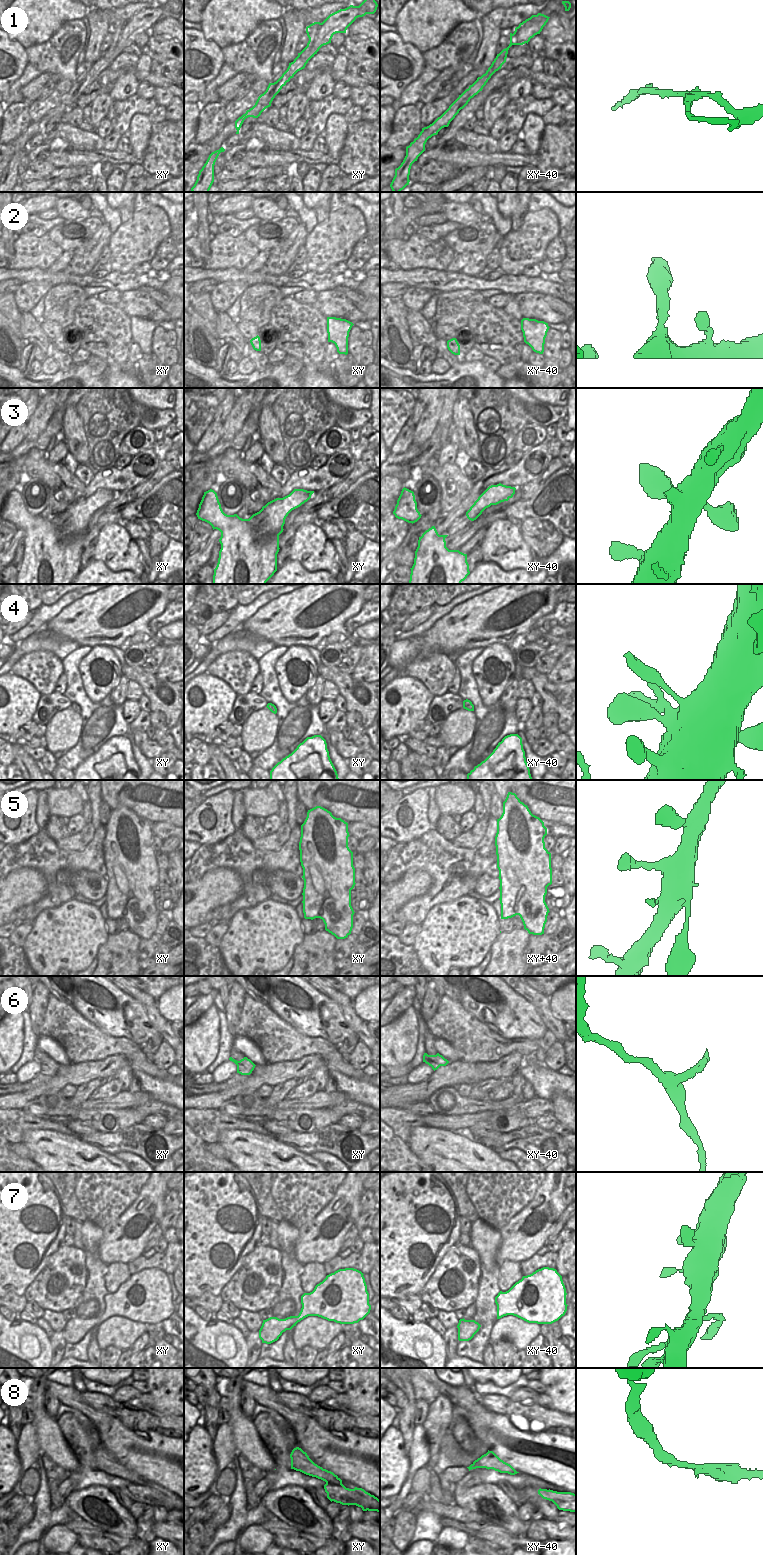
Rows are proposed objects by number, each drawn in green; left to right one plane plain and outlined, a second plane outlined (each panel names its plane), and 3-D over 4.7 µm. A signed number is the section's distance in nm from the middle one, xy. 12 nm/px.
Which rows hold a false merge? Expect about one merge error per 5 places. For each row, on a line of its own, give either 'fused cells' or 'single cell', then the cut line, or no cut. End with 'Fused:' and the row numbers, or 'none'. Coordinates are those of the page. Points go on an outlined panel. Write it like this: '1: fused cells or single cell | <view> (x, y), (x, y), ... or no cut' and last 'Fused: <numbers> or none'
1: fused cells | xy (321, 23), (310, 49), (310, 56), (303, 59)
2: single cell | no cut
3: single cell | no cut
4: single cell | no cut
5: single cell | no cut
6: single cell | no cut
7: single cell | no cut
8: fused cells | xy (349, 1489), (346, 1498), (333, 1497), (329, 1499)
Fused: 1, 8

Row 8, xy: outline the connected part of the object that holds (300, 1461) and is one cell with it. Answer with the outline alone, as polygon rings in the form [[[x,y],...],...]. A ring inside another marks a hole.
[[[296,1447],[290,1454],[291,1458],[291,1469],[300,1471],[306,1475],[316,1477],[326,1482],[324,1485],[325,1492],[327,1493],[328,1499],[340,1497],[347,1499],[347,1493],[349,1488],[340,1487],[337,1485],[338,1476],[333,1472],[323,1469],[322,1467],[315,1464],[301,1448]]]

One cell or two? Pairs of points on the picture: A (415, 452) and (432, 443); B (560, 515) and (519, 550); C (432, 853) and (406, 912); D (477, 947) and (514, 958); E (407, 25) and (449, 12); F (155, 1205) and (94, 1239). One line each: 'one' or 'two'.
A: one
B: two
C: one
D: two
E: one
F: two

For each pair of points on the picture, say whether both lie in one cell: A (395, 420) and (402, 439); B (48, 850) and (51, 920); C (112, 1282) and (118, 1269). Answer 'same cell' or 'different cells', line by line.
A: different cells
B: different cells
C: same cell

